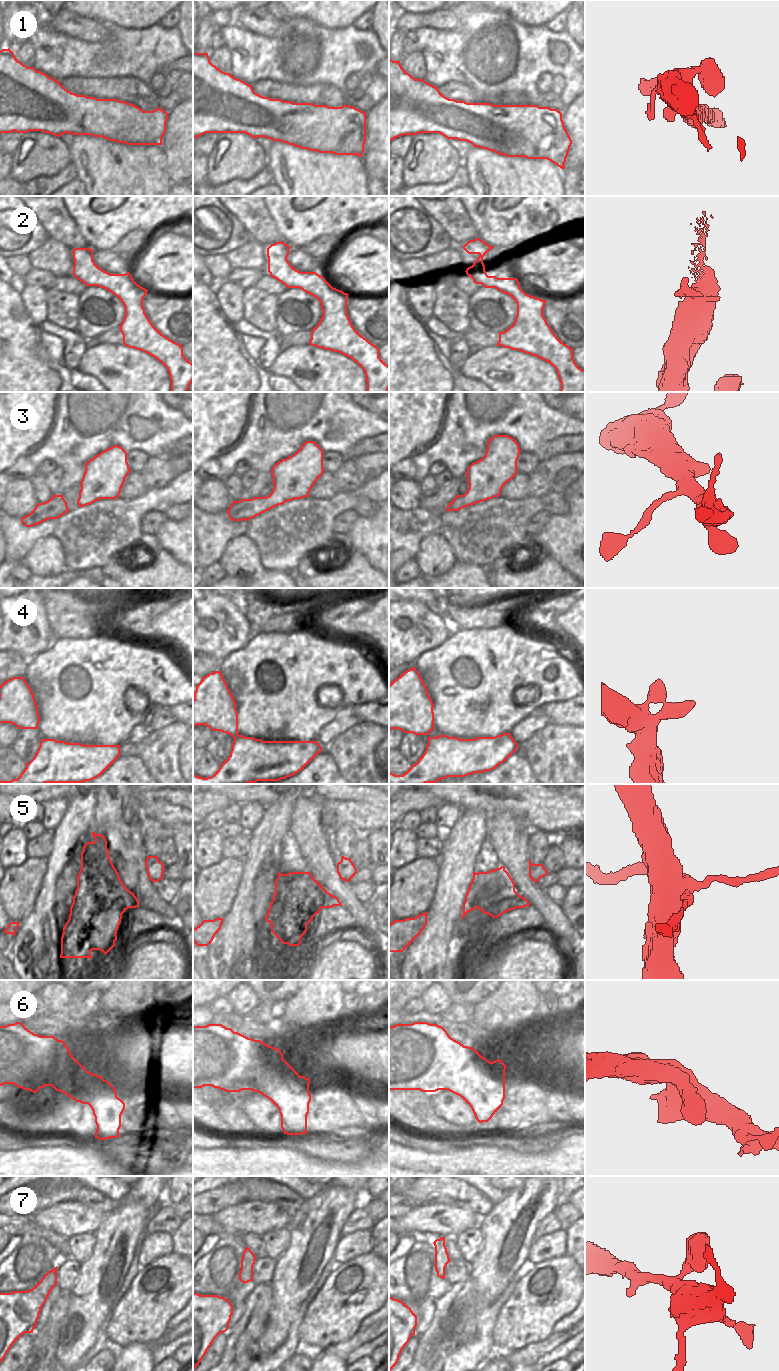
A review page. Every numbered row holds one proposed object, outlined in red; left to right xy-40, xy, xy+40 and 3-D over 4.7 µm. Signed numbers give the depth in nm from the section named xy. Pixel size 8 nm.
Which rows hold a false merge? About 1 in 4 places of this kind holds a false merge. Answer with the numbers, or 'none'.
2, 5

